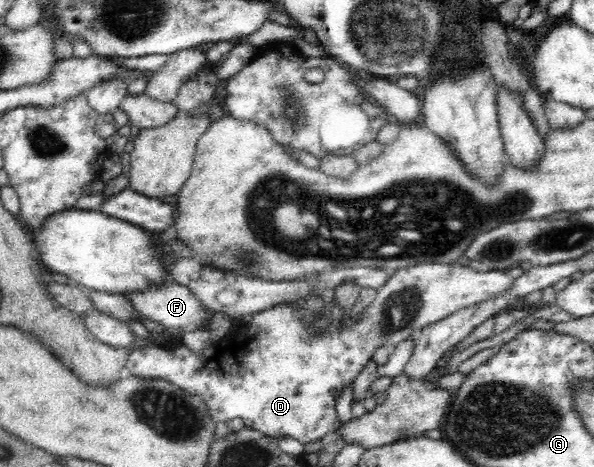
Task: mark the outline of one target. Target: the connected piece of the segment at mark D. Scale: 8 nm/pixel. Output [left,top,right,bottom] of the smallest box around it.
[124,262,513,443]

